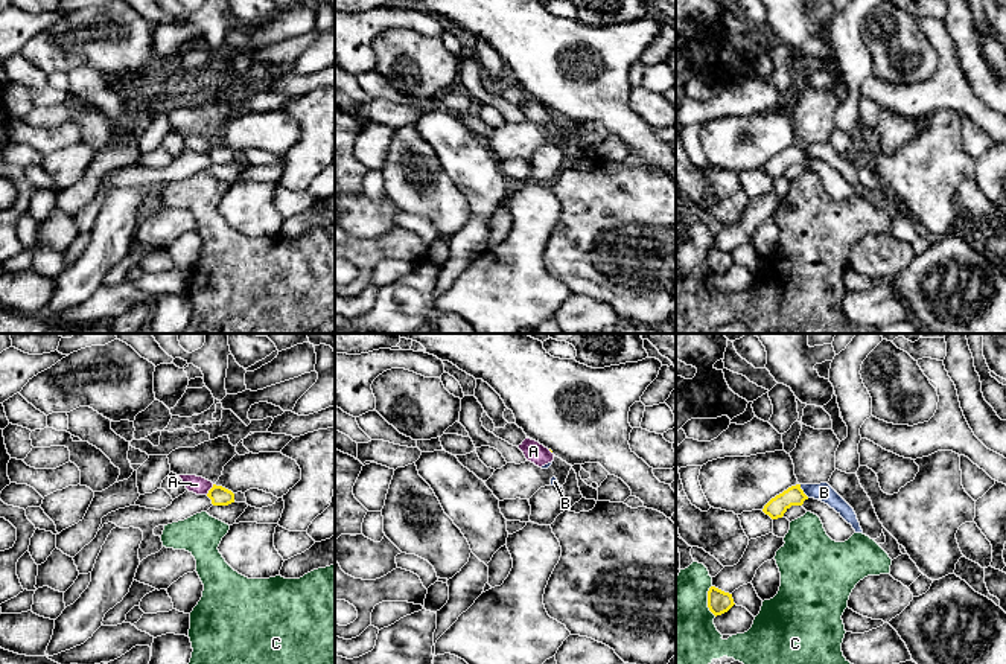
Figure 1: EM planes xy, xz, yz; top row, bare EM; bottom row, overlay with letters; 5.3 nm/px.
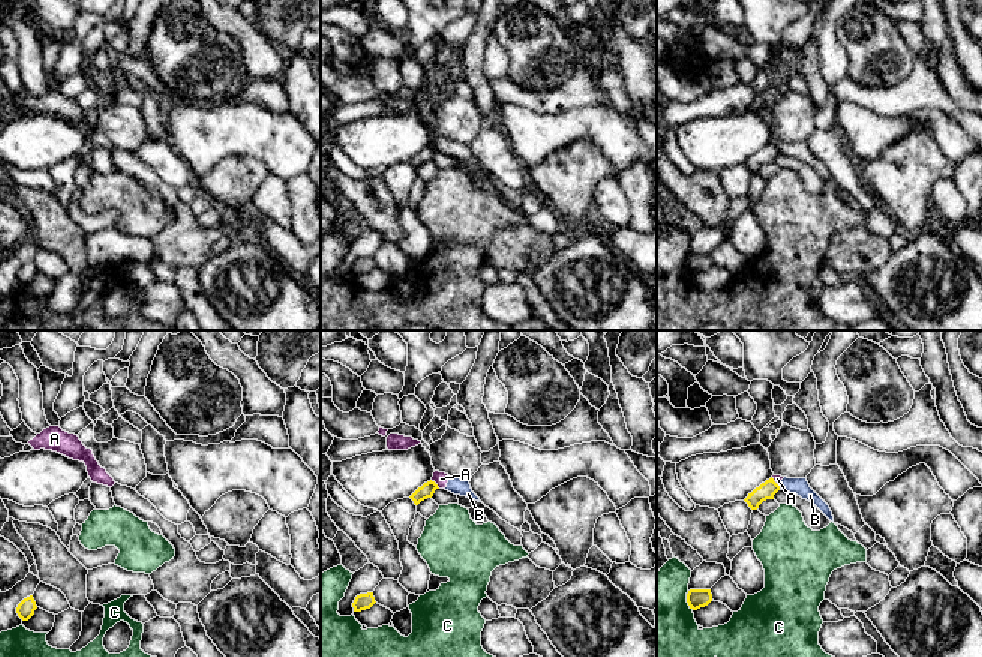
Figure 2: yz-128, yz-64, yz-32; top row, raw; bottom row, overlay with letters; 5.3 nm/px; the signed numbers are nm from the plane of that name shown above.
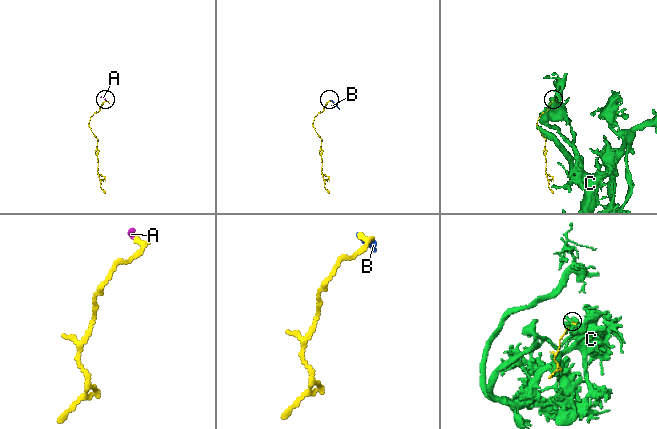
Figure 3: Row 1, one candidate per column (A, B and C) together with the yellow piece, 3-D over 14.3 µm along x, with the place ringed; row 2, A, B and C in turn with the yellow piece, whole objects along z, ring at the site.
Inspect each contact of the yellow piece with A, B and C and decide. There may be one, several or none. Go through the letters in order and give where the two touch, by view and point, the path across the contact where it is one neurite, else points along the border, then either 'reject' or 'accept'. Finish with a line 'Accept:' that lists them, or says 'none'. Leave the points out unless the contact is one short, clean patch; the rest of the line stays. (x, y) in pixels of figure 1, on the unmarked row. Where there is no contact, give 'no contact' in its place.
A: contact xy (210, 148); border xy (213, 143), (206, 153); reject
B: contact yz (802, 150); border yz (799, 143), (808, 156); reject
C: contact yz (708, 259); reject
Accept: none

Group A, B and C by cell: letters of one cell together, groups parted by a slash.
A B / C

